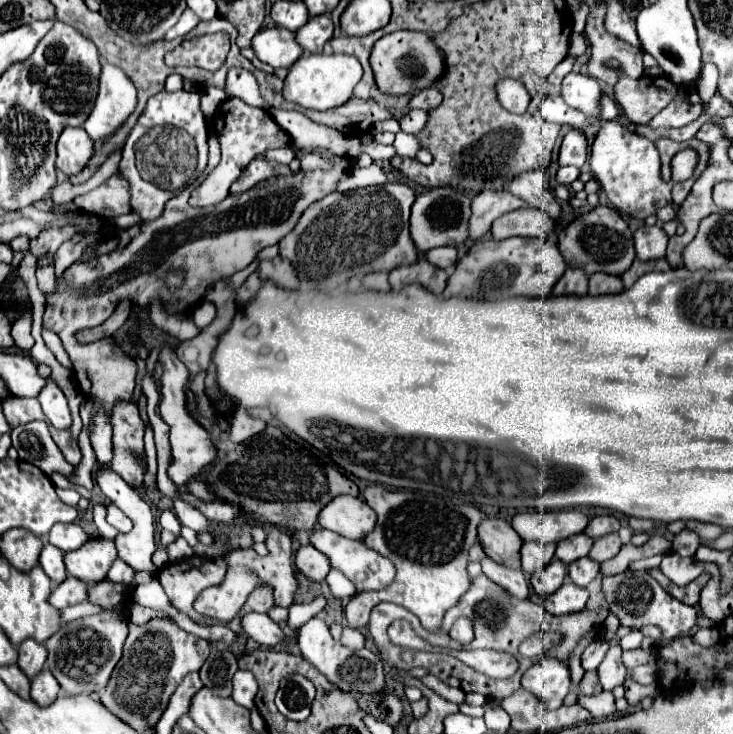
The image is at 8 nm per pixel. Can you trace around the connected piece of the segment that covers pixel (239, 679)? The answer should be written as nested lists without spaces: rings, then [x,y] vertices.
[[[236,671],[232,683],[234,683],[232,699],[246,709],[254,709],[254,697],[258,691],[254,675],[250,671]]]

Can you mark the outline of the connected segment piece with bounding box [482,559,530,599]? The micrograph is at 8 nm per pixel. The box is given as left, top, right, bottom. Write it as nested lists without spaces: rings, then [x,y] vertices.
[[[484,559],[482,561],[482,571],[488,579],[492,579],[500,587],[504,587],[514,597],[520,597],[520,599],[528,597],[530,589],[528,589],[528,583],[526,583],[526,577],[524,577],[522,569],[508,569],[504,565],[494,563],[492,559]]]

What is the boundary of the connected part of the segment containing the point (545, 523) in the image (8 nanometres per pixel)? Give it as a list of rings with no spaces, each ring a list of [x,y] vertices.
[[[524,511],[512,517],[512,527],[522,541],[560,543],[570,535],[582,533],[588,517],[580,511]]]

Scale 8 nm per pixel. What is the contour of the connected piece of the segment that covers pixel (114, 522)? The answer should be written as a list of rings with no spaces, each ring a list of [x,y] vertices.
[[[108,505],[108,515],[106,515],[106,521],[108,521],[112,527],[116,527],[120,533],[132,531],[132,521],[130,521],[124,513],[120,513],[114,505]]]

